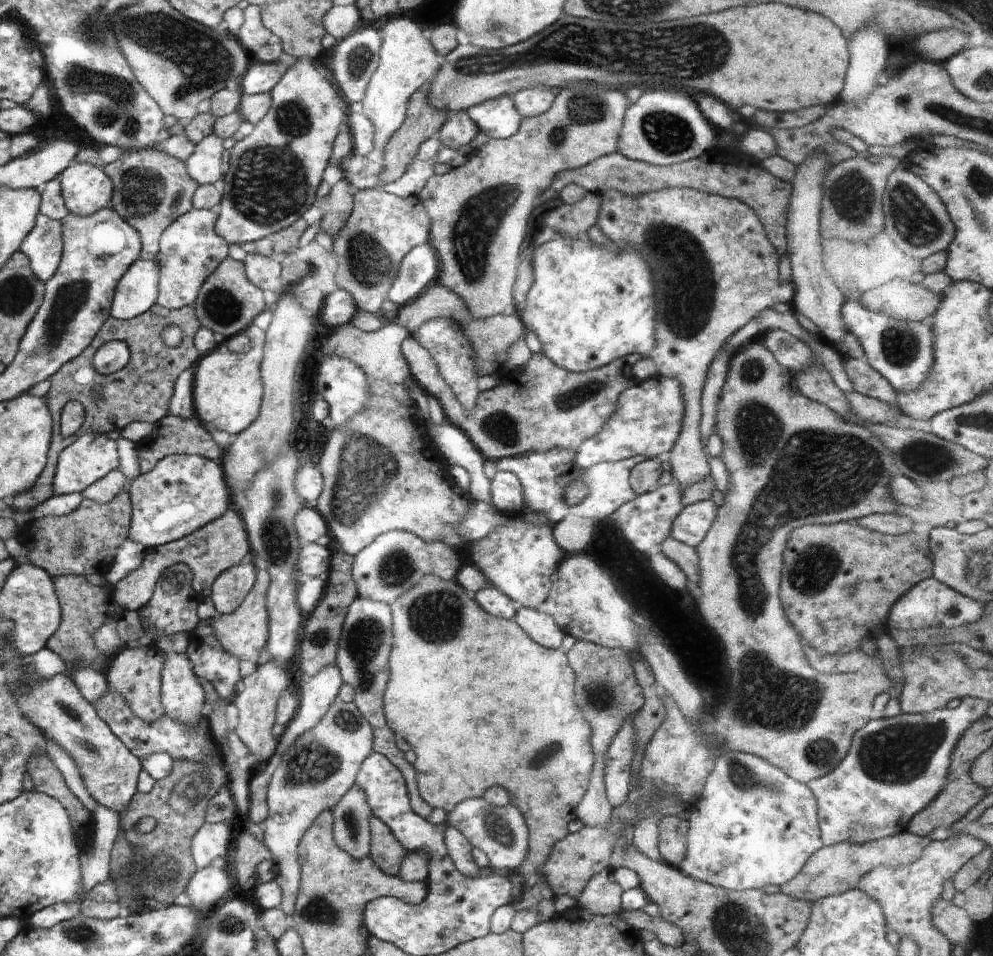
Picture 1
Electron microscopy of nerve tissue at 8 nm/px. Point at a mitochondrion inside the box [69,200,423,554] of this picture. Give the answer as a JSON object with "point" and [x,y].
{"point":[365,460]}

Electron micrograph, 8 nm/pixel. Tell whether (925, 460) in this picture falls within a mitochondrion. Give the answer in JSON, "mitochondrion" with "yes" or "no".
{"mitochondrion":"yes"}

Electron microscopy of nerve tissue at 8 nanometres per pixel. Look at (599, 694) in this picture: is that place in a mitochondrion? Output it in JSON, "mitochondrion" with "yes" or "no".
{"mitochondrion":"yes"}

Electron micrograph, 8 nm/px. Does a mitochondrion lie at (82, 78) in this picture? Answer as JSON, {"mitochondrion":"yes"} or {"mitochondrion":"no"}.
{"mitochondrion":"yes"}

